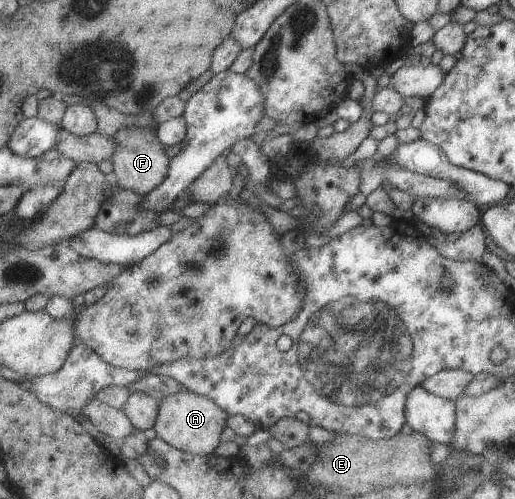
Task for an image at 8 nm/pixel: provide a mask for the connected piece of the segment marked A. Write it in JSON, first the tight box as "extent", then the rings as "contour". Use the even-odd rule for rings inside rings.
{"extent":[153,389,228,458],"contour":[[[180,389],[158,401],[153,429],[157,433],[156,437],[168,445],[201,458],[212,454],[213,449],[218,445],[220,433],[227,425],[227,417],[228,414],[211,399]]]}

